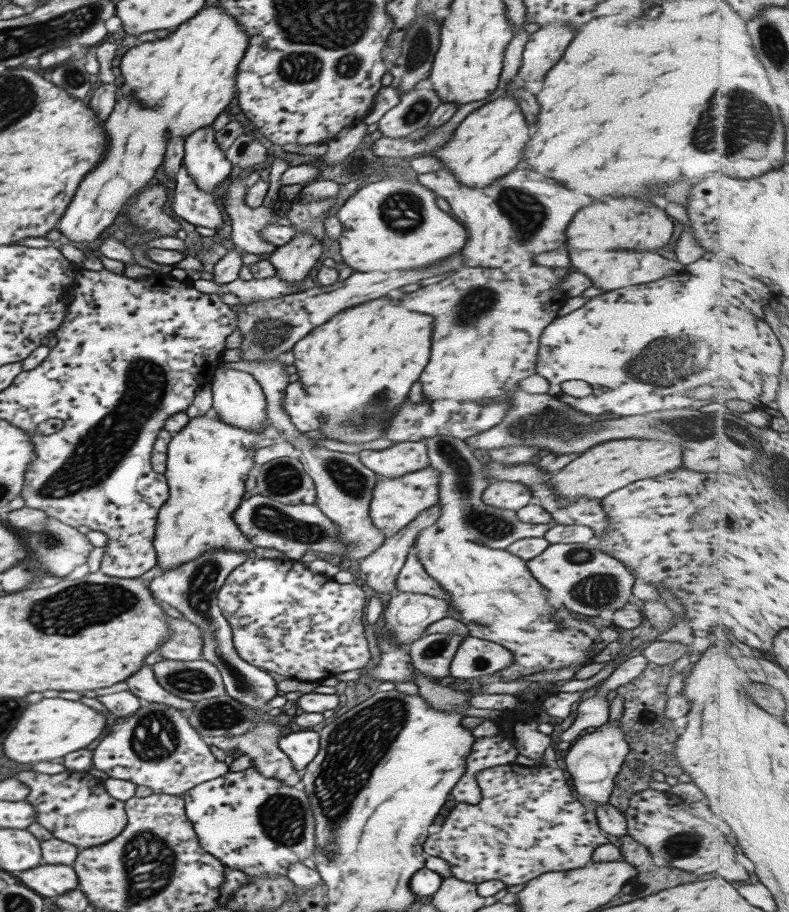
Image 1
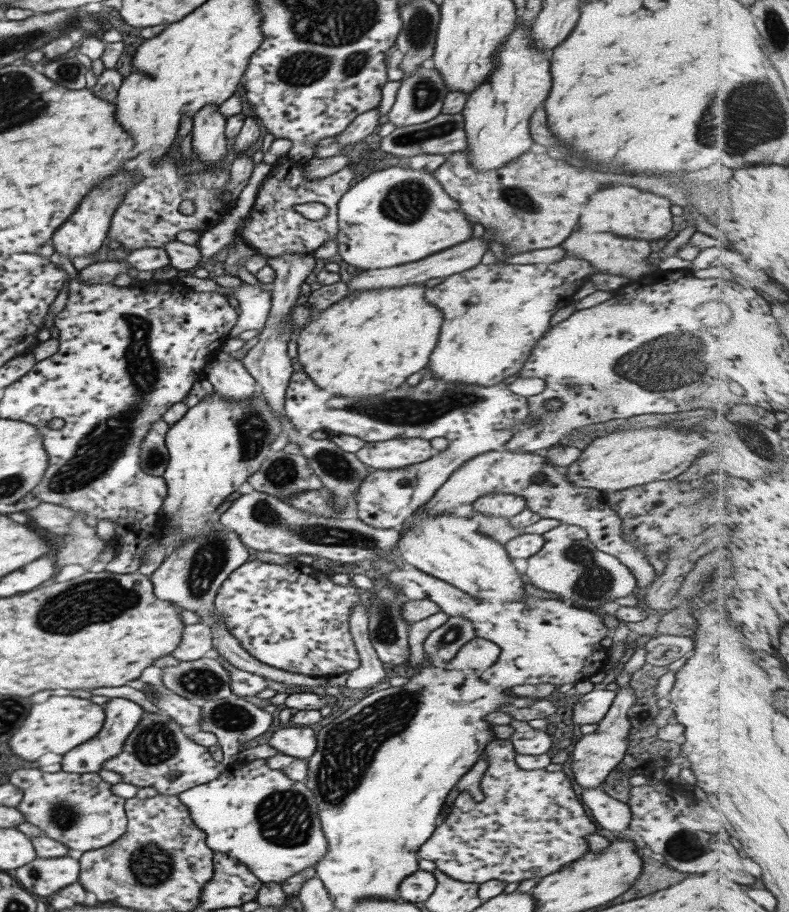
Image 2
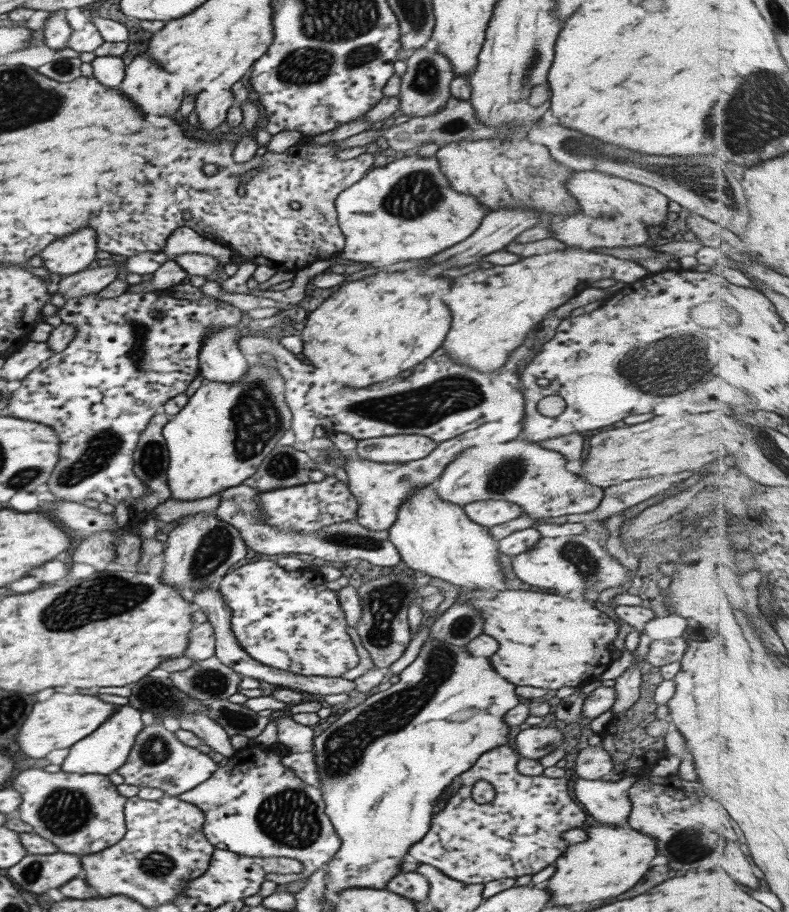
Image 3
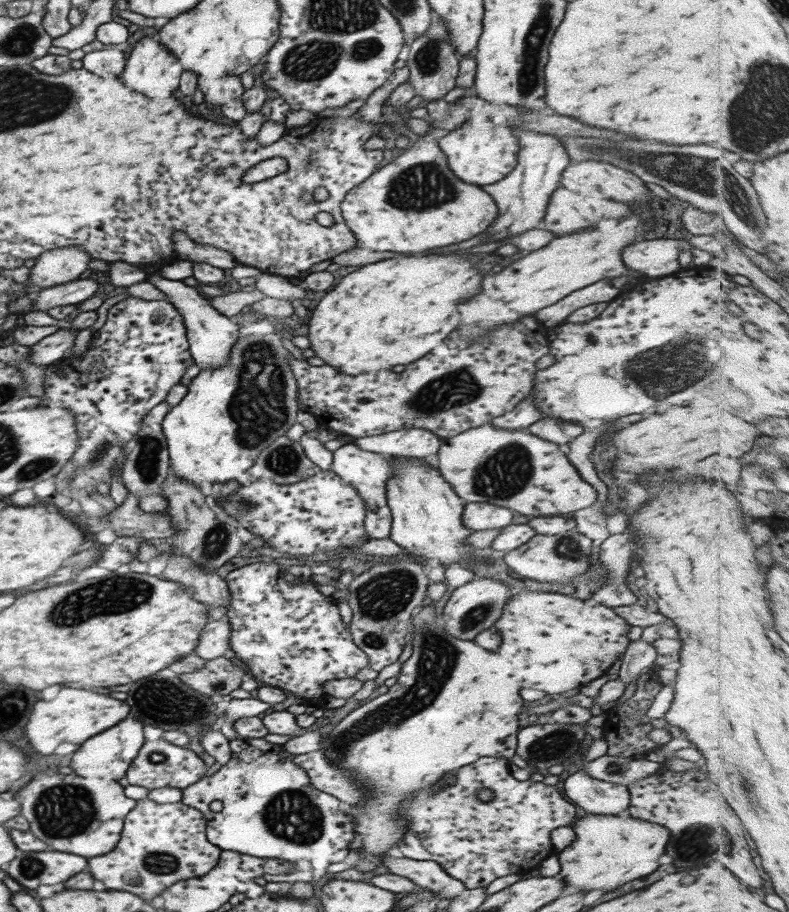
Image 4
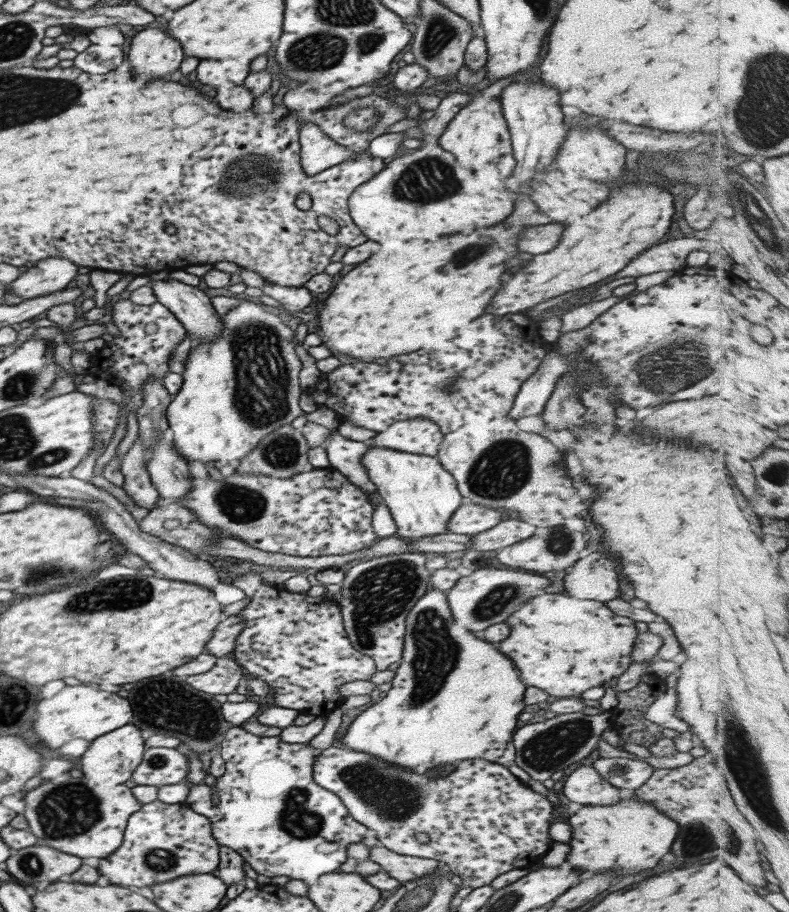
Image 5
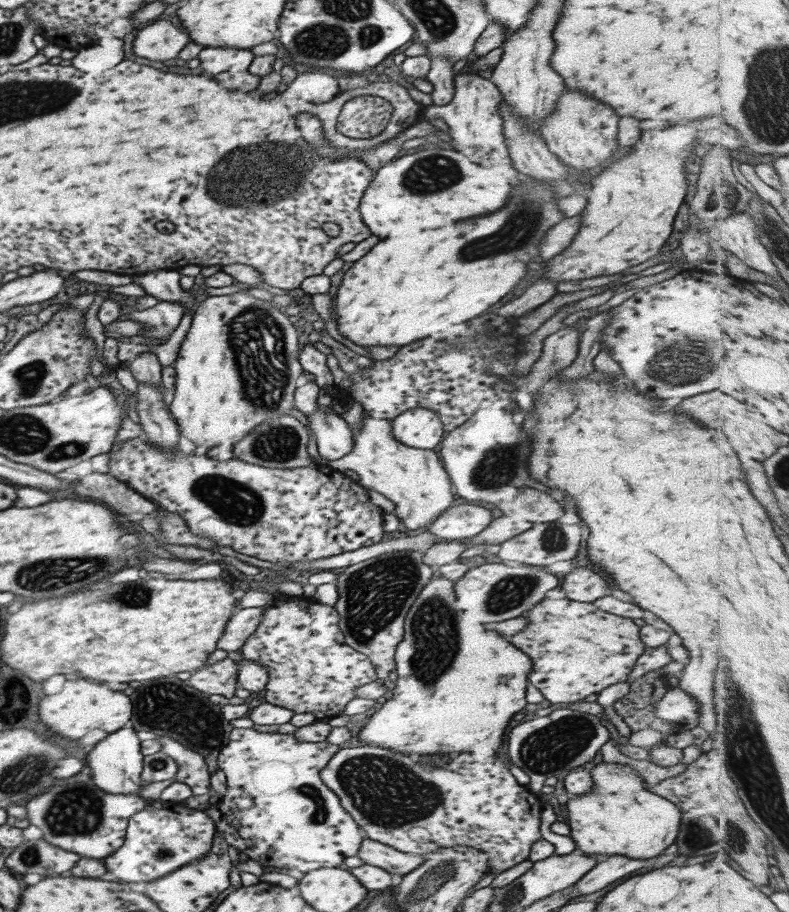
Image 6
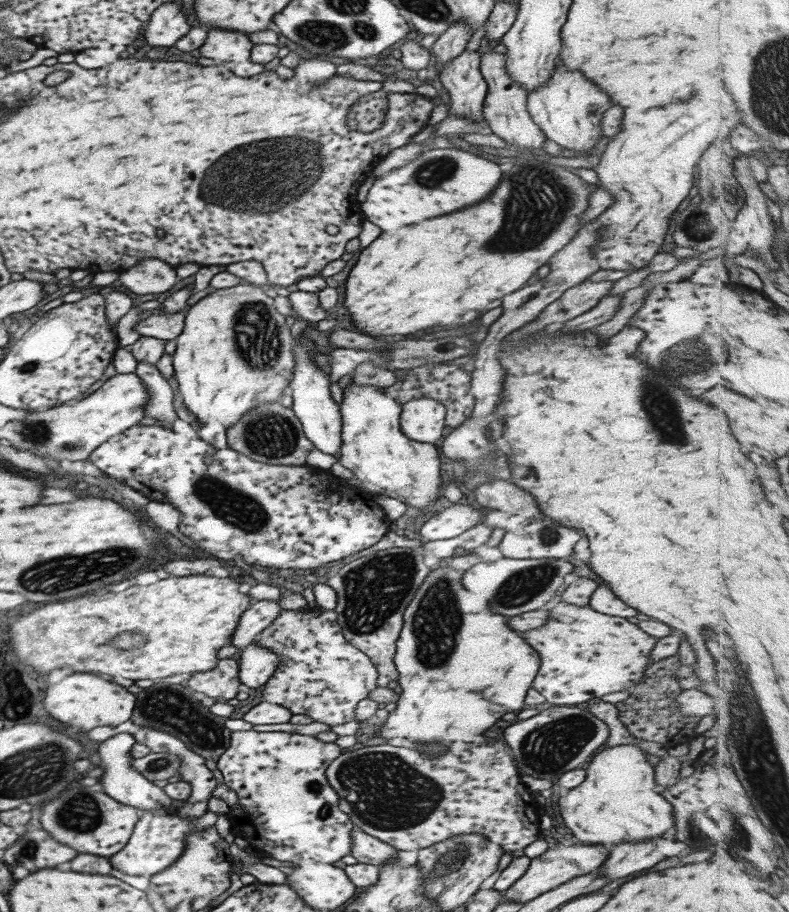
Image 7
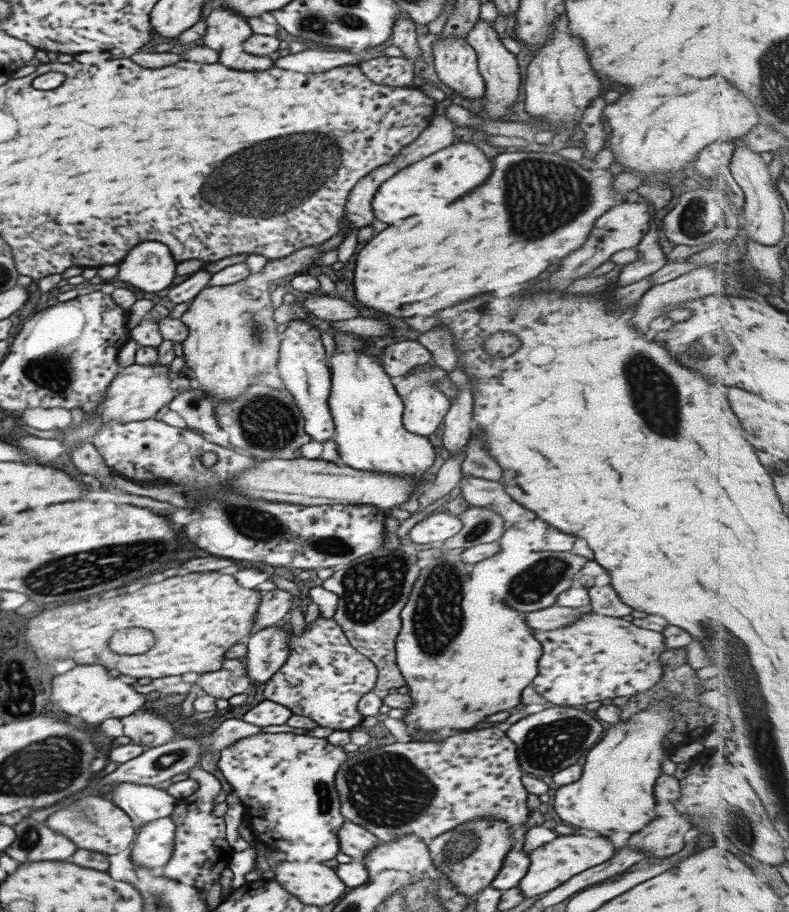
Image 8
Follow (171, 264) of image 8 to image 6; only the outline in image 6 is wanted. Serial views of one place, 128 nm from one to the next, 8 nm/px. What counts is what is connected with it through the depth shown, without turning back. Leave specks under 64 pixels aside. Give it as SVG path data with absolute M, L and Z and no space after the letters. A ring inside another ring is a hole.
M159 269L133 275L131 282L140 286L147 295L153 296L159 301L180 302L183 309L185 307L194 311L198 303L193 301L191 293L180 289L179 277L178 271Z

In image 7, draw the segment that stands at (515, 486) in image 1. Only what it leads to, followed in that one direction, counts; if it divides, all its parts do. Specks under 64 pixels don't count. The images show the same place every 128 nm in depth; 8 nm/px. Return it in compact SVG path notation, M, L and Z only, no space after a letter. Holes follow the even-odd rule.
M454 503L428 518L417 533L425 540L440 541L465 532L477 521L481 521L477 508L472 509L469 505Z

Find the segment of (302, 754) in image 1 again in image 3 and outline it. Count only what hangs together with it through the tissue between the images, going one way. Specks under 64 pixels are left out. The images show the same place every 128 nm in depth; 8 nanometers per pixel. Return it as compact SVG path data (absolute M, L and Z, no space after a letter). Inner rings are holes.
M282 715L272 720L275 722L276 743L286 748L287 752L312 750L313 731L310 726L297 724L291 716Z

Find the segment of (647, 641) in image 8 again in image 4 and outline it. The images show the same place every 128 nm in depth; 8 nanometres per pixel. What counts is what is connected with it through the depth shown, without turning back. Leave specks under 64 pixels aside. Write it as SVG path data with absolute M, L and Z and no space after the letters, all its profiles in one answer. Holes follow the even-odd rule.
M514 591L506 604L503 616L493 624L501 634L501 646L497 648L497 654L509 662L513 674L517 674L517 682L521 688L535 688L549 695L561 695L579 689L605 674L628 645L629 624L607 606L593 602L590 598L581 600L574 595L552 594L547 591Z

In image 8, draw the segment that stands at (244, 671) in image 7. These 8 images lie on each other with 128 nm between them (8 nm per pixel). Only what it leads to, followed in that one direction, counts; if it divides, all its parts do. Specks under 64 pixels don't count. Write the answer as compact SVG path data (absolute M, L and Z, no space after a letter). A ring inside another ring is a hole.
M271 625L251 632L245 640L246 653L242 661L247 676L253 686L263 684L286 661L288 634L279 625Z

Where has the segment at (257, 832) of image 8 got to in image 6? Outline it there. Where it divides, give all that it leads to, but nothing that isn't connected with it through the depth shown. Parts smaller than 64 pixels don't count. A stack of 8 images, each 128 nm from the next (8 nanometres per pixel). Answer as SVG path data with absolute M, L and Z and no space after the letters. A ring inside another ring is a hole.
M232 728L228 743L218 752L217 766L226 778L224 795L215 806L202 810L216 819L215 836L223 838L238 852L258 862L264 870L299 870L302 873L319 868L337 867L344 858L356 854L363 834L341 808L340 800L321 782L319 771L339 750L338 745L301 742L292 734L260 733L252 728Z

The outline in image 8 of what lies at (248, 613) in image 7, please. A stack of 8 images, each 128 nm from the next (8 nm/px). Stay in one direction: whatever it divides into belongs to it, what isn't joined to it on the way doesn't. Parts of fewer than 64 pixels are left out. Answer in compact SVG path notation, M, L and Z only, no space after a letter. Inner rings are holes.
M279 588L261 593L259 606L253 617L252 632L279 624L281 620L285 619L291 608L291 597L289 592L279 590Z

